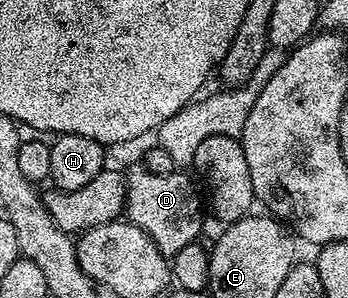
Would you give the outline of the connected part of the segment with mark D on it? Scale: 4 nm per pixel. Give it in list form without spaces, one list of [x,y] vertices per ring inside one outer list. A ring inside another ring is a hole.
[[[130,167],[125,176],[124,215],[127,217],[128,223],[139,226],[139,230],[143,230],[153,239],[155,246],[159,246],[159,250],[166,258],[175,257],[179,254],[179,250],[187,247],[188,244],[194,243],[198,239],[197,235],[201,232],[202,197],[200,196],[201,200],[197,197],[197,188],[184,176],[186,175],[184,171],[170,170],[171,172],[152,172],[151,169],[143,167]]]

